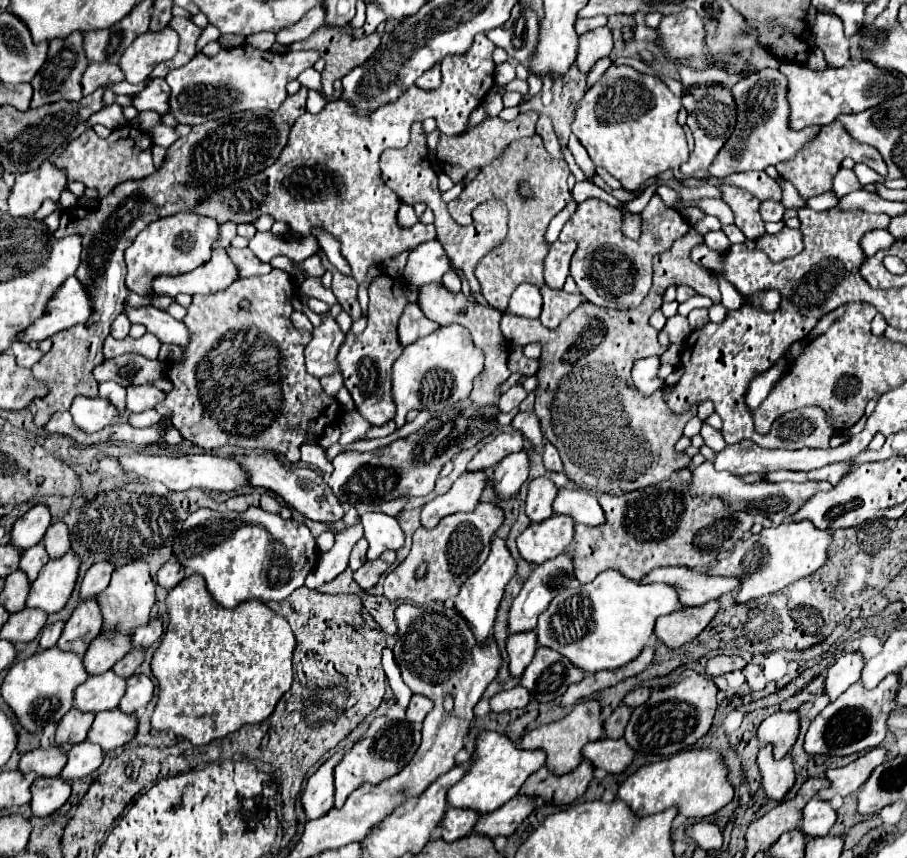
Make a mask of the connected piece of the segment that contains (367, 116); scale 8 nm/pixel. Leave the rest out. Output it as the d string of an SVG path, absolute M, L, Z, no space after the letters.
M478 34L478 38L474 36L472 48L466 54L454 54L454 56L444 58L442 84L436 90L420 90L418 86L410 86L400 98L396 98L390 104L380 106L374 112L358 110L350 100L338 100L338 102L328 102L324 110L318 114L308 114L308 112L302 114L290 128L290 136L280 158L270 168L252 176L240 178L232 182L230 186L210 192L206 198L202 198L196 204L192 212L214 218L218 224L254 222L264 212L264 214L270 214L274 220L286 222L290 230L294 230L300 236L310 236L310 230L314 226L322 226L340 242L342 256L350 264L352 277L358 284L361 284L372 264L380 264L386 258L398 256L404 250L412 250L414 246L436 238L436 230L432 224L426 226L418 222L412 228L400 228L396 224L396 210L400 206L400 200L384 184L380 176L380 166L378 166L380 154L388 148L404 148L410 138L410 124L422 122L426 118L434 118L438 130L446 136L456 136L456 134L466 132L470 114L474 112L474 108L480 106L480 102L486 98L490 88L494 86L496 64L492 60L492 52L494 52L494 44L484 34Z

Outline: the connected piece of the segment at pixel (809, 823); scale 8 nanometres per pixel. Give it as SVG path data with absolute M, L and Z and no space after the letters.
M814 796L804 810L802 832L806 832L806 838L826 836L834 826L834 822L836 822L836 808L832 806L832 802Z

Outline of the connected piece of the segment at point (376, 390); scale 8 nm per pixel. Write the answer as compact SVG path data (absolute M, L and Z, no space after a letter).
M380 274L372 280L368 290L370 294L368 326L360 334L348 332L346 340L342 342L336 354L344 386L348 388L358 414L372 426L384 426L396 416L396 404L392 400L392 386L390 386L390 368L394 364L394 358L402 354L402 344L398 342L396 326L408 300L402 292L394 292L394 286L396 282L386 274Z

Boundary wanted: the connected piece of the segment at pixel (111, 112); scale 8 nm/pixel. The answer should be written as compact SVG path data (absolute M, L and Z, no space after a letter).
M106 106L106 108L102 108L98 114L92 114L86 124L88 124L90 128L96 126L96 124L102 124L102 126L106 126L106 128L110 128L110 130L116 130L118 126L124 126L126 120L124 120L124 116L122 116L122 106Z

